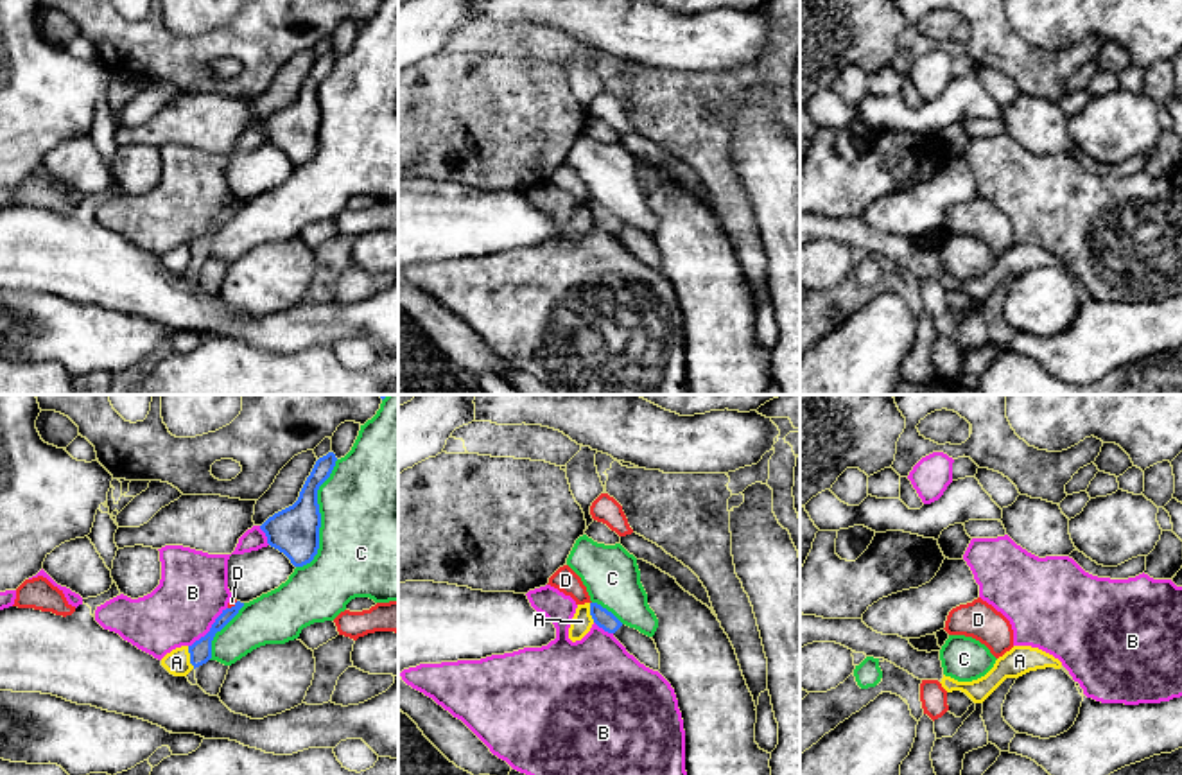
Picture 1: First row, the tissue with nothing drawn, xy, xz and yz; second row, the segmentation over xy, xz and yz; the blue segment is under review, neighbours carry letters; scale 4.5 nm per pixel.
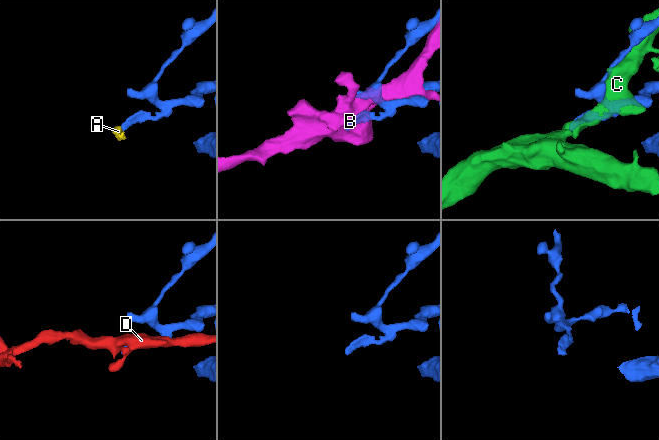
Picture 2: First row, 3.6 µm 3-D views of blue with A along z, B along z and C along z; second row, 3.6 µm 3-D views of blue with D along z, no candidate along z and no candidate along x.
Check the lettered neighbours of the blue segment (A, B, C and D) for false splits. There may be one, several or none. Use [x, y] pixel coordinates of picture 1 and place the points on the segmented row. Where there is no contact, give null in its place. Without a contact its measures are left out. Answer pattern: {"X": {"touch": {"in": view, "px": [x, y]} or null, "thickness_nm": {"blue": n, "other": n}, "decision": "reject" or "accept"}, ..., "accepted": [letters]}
{"A": {"touch": {"in": "xy", "px": [191, 657]}, "thickness_nm": {"blue": 100, "other": 110}, "decision": "reject"}, "B": {"touch": {"in": "xy", "px": [210, 628]}, "thickness_nm": {"blue": 100, "other": 320}, "decision": "reject"}, "C": {"touch": {"in": "xy", "px": [320, 517]}, "thickness_nm": {"blue": 220, "other": 500}, "decision": "reject"}, "D": {"touch": {"in": "xy", "px": [232, 607]}, "thickness_nm": {"blue": 100, "other": 30}, "decision": "reject"}, "accepted": []}

